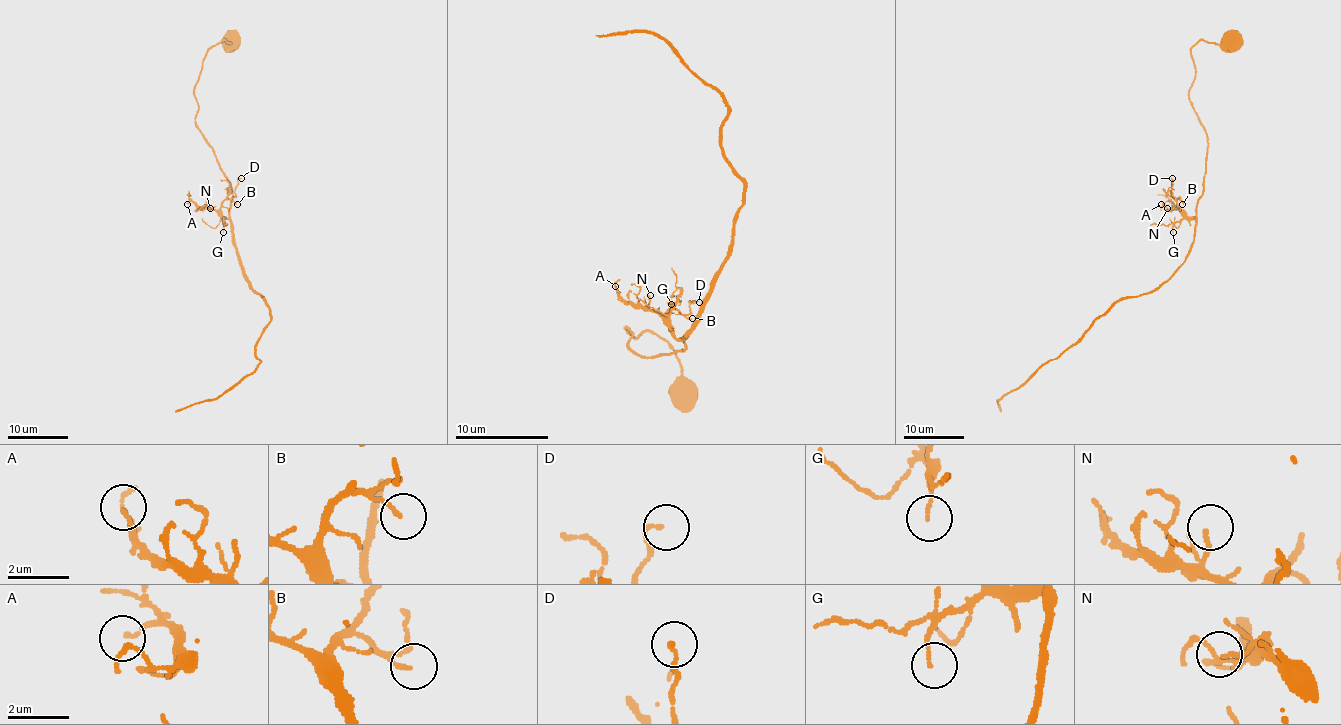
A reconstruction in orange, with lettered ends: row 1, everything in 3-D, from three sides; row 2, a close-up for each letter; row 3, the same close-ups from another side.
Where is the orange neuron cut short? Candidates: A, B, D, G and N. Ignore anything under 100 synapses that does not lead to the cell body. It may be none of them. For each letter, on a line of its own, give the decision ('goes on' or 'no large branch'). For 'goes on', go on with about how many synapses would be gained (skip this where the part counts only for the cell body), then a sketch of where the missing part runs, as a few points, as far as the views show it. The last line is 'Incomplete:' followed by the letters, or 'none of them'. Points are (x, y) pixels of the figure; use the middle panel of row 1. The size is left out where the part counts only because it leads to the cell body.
A: no large branch
B: no large branch
D: no large branch
G: no large branch
N: no large branch
Incomplete: none of them

